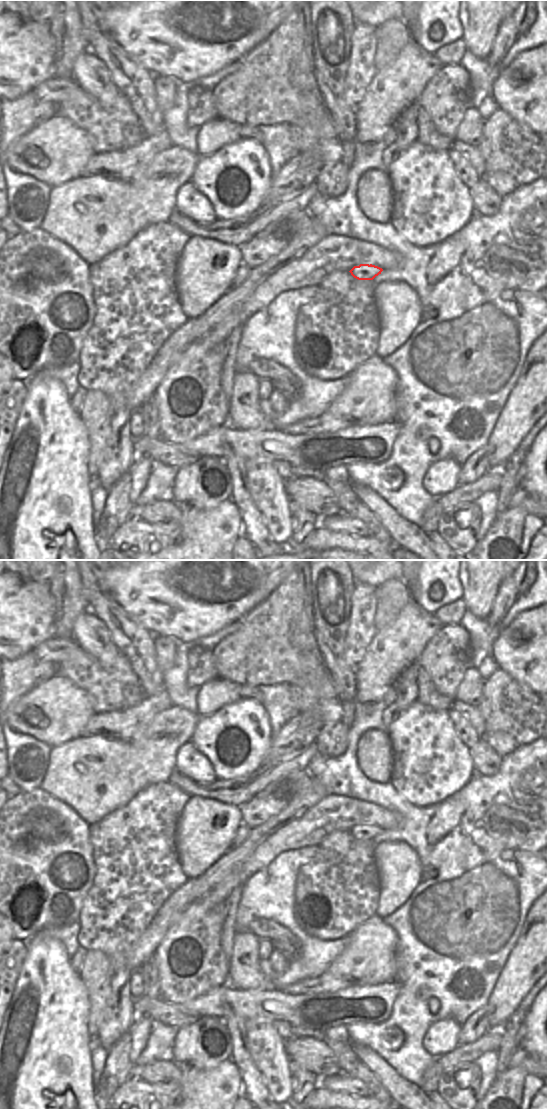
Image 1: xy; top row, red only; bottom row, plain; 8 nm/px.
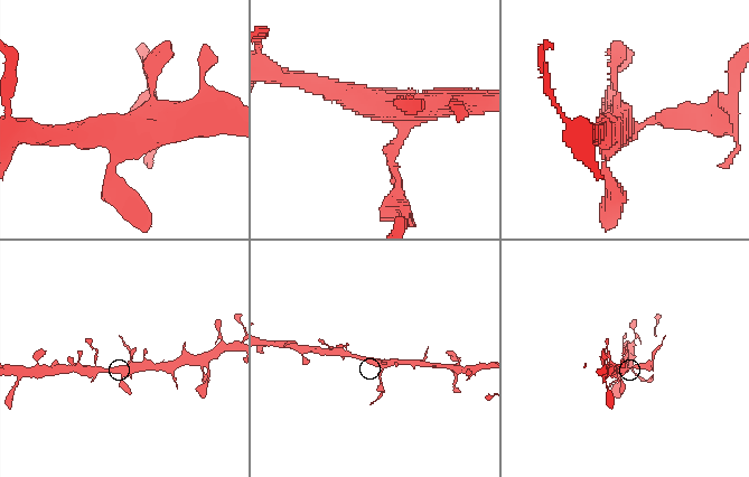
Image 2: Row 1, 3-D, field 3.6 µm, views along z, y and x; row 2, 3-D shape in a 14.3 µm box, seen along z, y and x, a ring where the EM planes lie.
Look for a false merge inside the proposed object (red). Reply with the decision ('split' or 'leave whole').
split

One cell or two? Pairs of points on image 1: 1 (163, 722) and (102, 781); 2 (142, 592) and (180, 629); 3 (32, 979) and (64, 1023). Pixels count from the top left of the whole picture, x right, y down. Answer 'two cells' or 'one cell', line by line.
1: one cell
2: one cell
3: one cell

